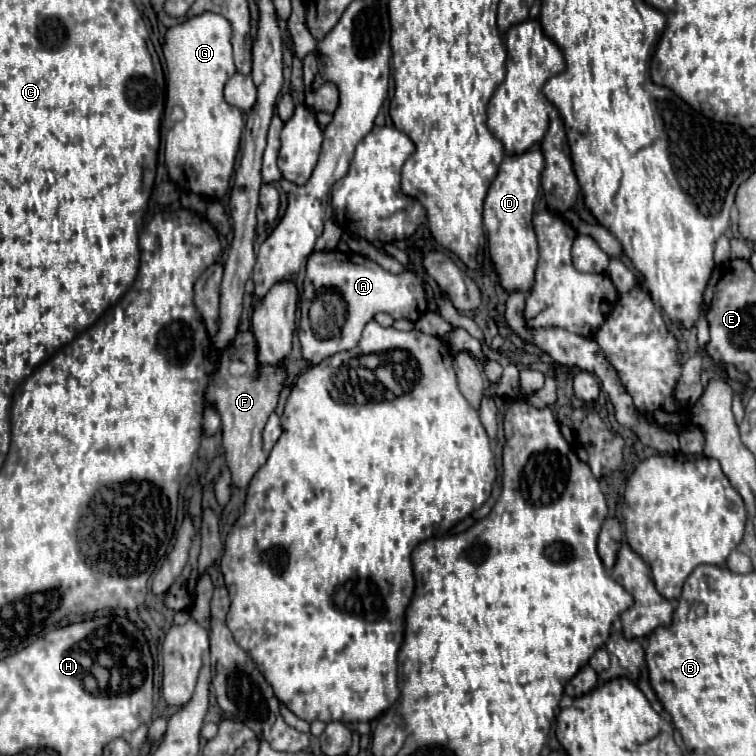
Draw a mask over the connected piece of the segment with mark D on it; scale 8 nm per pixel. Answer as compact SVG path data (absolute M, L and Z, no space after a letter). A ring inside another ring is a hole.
M540 145L530 147L524 153L508 153L492 181L486 201L484 201L484 229L488 235L490 257L494 261L496 273L502 279L506 291L528 291L534 283L534 269L538 261L538 245L532 227L534 203L540 189L540 177L544 171L544 155Z

